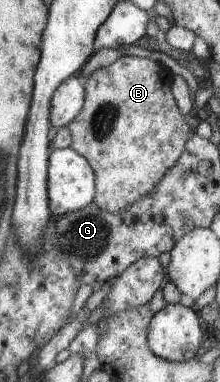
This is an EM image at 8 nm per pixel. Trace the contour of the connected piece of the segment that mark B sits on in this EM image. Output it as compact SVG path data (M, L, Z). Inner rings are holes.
M121 56L105 67L98 67L83 83L82 109L67 123L71 135L69 145L90 164L94 174L93 202L106 211L122 211L140 197L150 193L154 185L184 149L184 143L193 132L194 123L182 117L171 92L173 76L160 62L138 56Z

